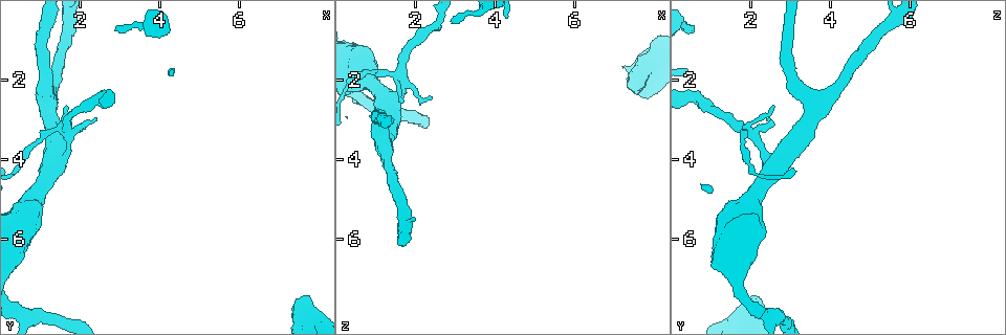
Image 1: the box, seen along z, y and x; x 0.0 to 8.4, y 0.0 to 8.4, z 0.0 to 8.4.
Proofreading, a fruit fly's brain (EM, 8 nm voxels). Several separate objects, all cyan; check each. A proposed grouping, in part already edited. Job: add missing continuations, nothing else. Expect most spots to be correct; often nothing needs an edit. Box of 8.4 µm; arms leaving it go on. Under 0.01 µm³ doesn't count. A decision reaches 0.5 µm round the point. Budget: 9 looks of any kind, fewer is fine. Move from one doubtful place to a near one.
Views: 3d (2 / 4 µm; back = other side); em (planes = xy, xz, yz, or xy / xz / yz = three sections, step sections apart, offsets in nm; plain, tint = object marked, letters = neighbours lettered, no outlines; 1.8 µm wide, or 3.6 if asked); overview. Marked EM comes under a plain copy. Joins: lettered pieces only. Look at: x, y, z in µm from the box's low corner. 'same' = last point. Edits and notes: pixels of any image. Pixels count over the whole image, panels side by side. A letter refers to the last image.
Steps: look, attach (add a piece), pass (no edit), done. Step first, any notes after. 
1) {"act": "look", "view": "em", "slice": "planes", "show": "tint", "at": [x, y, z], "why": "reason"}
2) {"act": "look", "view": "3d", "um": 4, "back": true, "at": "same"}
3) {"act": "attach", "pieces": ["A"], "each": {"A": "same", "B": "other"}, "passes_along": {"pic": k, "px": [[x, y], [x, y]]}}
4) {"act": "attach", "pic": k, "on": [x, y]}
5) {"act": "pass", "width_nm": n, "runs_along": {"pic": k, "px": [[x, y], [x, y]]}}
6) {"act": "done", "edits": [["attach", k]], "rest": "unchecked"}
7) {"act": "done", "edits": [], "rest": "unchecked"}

{"act": "look", "view": "em", "slice": "planes", "show": "tint", "at": [2.45, 3.00, 2.45], "why": "tapers out"}

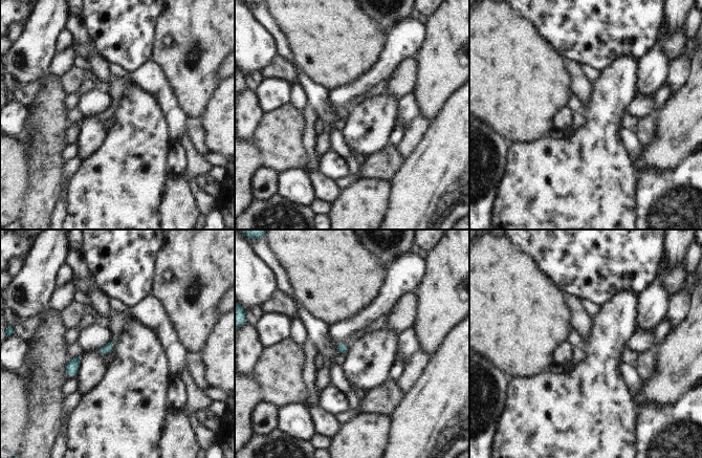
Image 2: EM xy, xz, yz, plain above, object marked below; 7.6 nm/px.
{"act": "look", "view": "em", "slice": "planes", "show": "letters", "at": "same", "why": "what lies round it"}

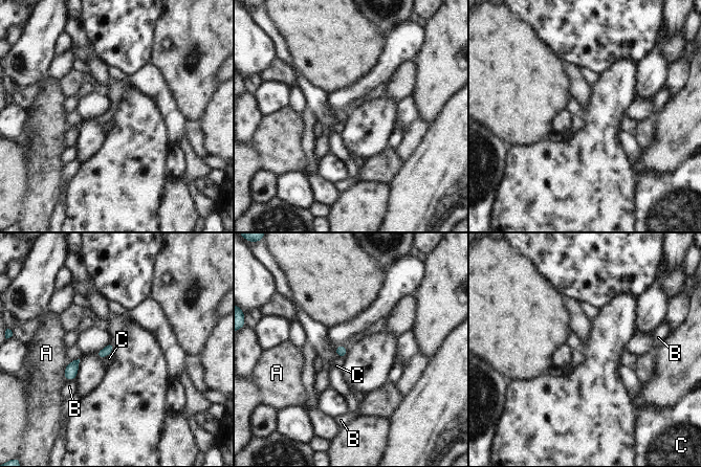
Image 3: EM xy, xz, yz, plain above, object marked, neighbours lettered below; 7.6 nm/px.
{"act": "pass", "each": {"A": "other", "B": "other", "C": "other"}, "border": {"pic": 3, "px": [[112, 351], [102, 358]]}, "found": "no lettered piece goes on from it"}

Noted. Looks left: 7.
{"act": "look", "view": "3d", "um": 2, "at": [1.25, 2.60, 3.70], "why": "three arms meet"}

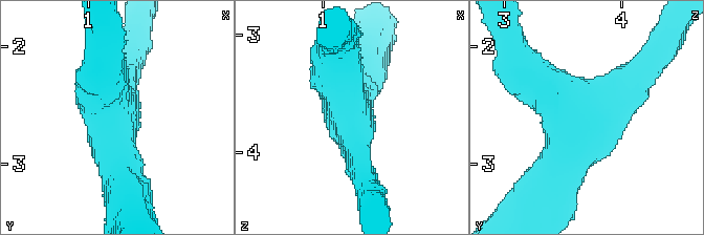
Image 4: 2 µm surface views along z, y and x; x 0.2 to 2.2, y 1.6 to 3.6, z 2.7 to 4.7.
{"act": "look", "view": "em", "um": 3.6, "slice": "yz", "step": 16, "show": "tint", "at": [1.22, 2.60, 3.66], "arms": 3, "arm_widths_nm": [240, 380, 400]}

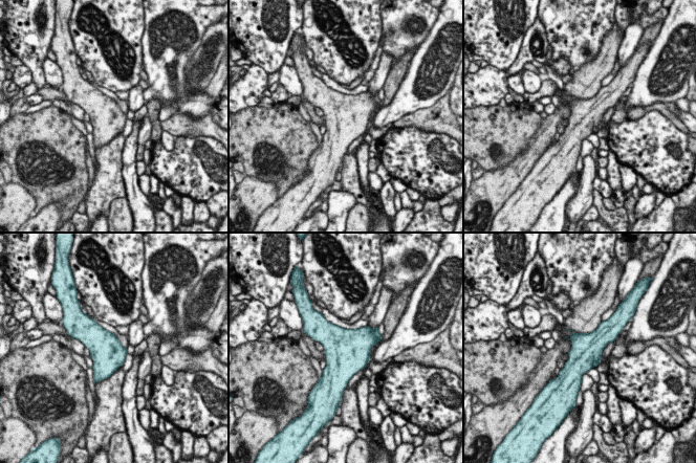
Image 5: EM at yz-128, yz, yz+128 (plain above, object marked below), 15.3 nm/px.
{"act": "look", "view": "em", "um": 3.6, "slice": "planes", "show": "letters", "at": "same"}

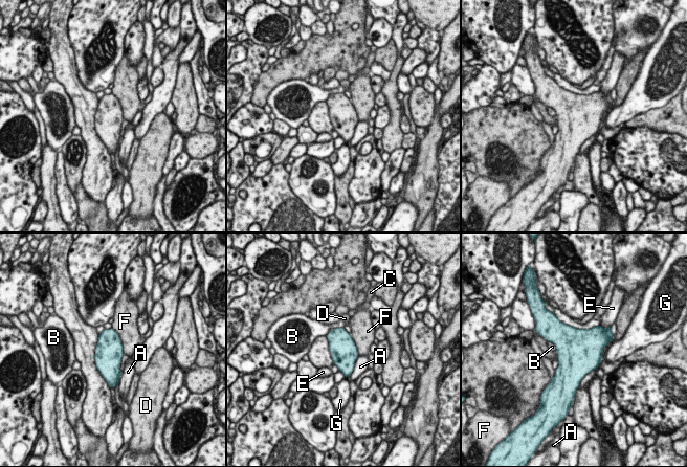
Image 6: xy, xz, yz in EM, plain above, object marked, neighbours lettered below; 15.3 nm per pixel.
{"act": "pass", "width_nm": 400, "each": {"A": "other", "B": "other", "C": "other", "D": "other", "E": "other", "F": "other", "G": "other"}, "border": {"pic": 6, "px": [[120, 339], [124, 354]]}, "found": "none of them fits"}

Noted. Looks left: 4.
{"act": "look", "view": "3d", "um": 4, "back": true, "at": [0.65, 5.35, 1.85], "why": "thick turns thin"}

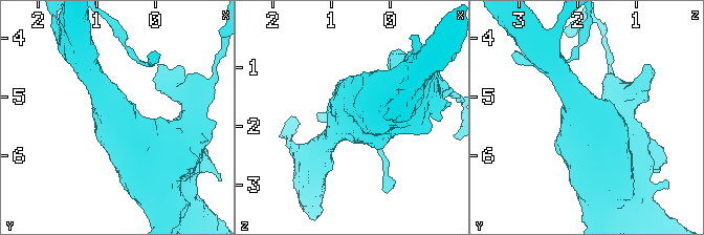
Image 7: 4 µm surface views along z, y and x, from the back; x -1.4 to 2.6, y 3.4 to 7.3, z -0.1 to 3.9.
{"act": "look", "view": "em", "um": 3.6, "slice": "xy", "step": 8, "show": "letters", "at": [0.65, 5.35, 1.80]}

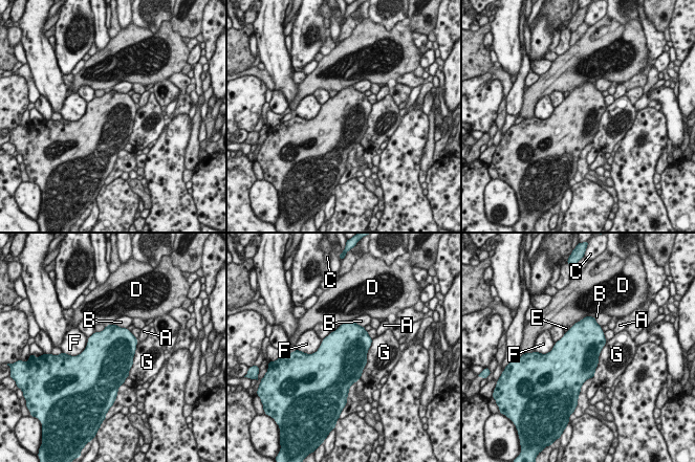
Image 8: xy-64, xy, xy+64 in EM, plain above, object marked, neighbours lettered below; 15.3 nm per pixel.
{"act": "pass", "each": {"A": "other", "B": "other", "C": "other", "D": "other", "E": "other", "F": "other", "G": "other"}, "border": {"pic": 8, "px": [[372, 339], [367, 362], [359, 378]]}, "found": "no lettered piece goes on from it"}

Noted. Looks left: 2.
{"act": "look", "view": "em", "slice": "planes", "show": "letters", "at": [7.70, 7.45, 2.00], "why": "stops while still wide"}

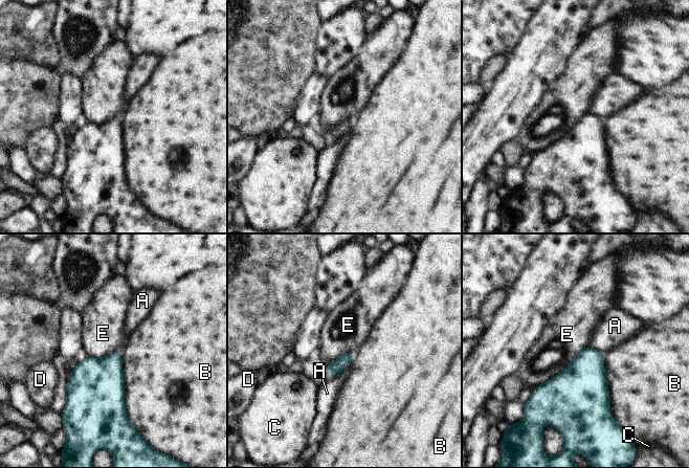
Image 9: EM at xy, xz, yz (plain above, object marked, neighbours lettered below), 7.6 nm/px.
{"act": "pass", "longest_contact_nm": ["B", 550], "each": {"A": "other", "B": "other", "C": "other", "D": "other", "E": "other"}, "found": "no lettered piece goes on from it"}

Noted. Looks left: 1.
{"act": "done", "edits": [], "rest": "unchecked"}

